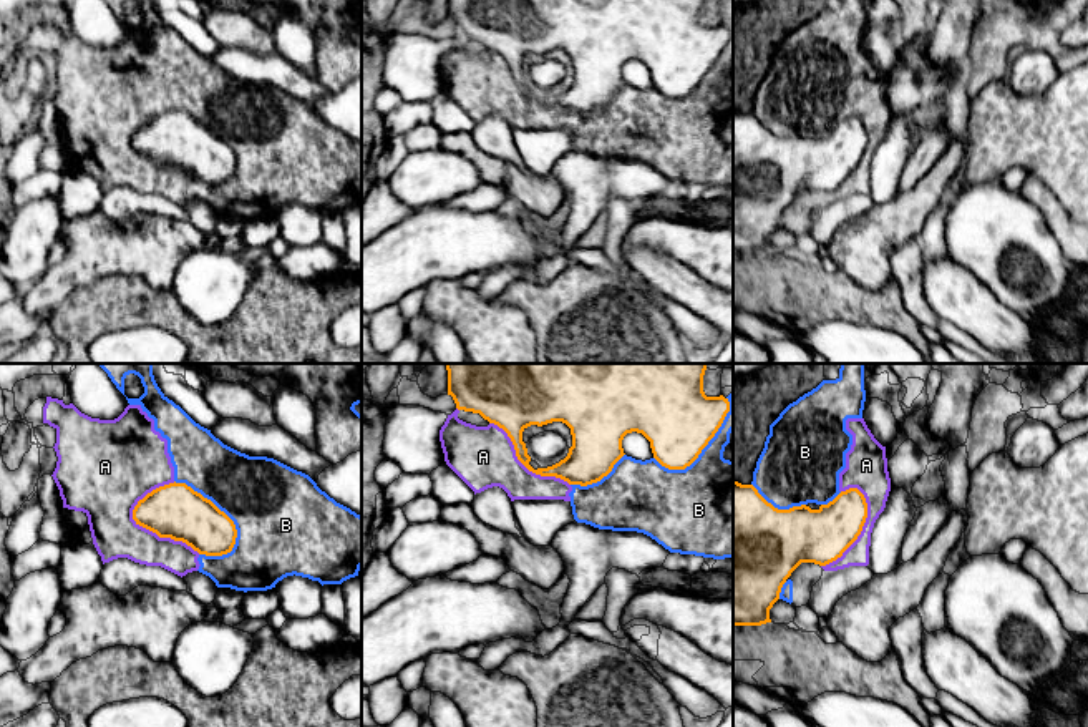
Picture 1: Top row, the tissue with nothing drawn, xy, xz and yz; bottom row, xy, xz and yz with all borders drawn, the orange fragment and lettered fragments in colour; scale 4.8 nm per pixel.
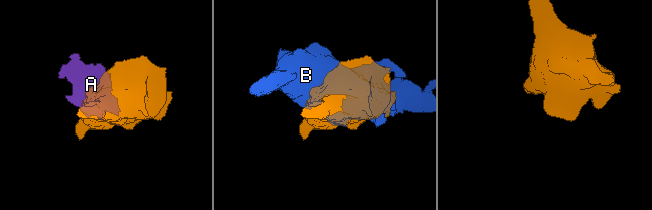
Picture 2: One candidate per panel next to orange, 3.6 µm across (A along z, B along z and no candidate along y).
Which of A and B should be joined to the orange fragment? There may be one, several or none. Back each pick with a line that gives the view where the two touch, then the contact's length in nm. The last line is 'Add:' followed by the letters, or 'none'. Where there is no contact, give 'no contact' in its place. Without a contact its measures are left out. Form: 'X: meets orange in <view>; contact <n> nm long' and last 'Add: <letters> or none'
Add: none

